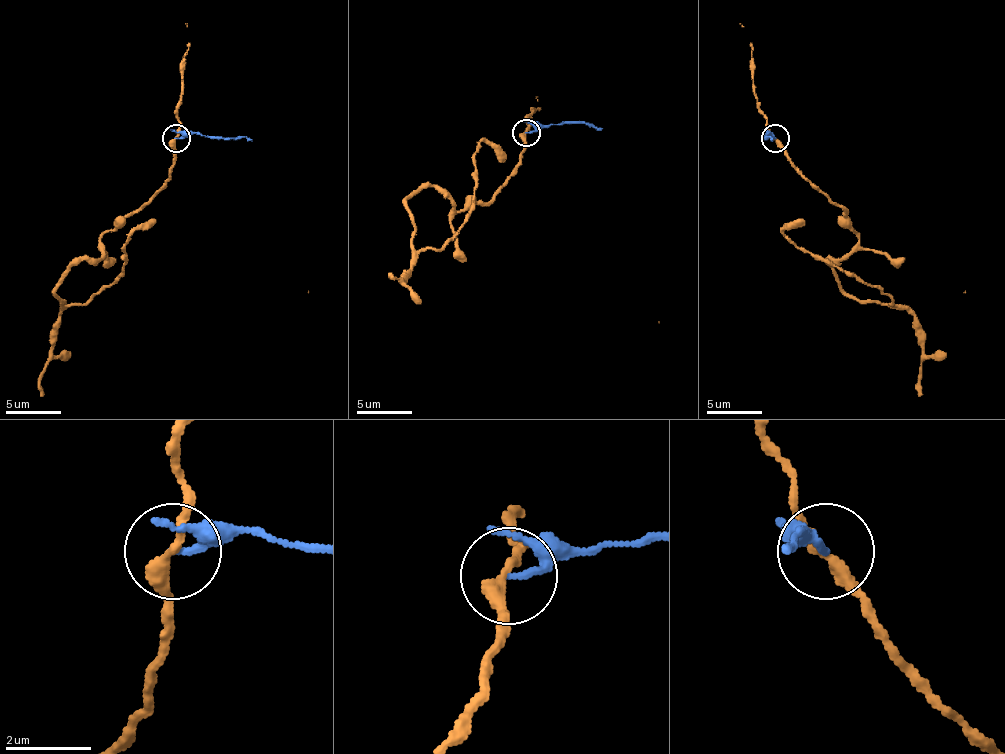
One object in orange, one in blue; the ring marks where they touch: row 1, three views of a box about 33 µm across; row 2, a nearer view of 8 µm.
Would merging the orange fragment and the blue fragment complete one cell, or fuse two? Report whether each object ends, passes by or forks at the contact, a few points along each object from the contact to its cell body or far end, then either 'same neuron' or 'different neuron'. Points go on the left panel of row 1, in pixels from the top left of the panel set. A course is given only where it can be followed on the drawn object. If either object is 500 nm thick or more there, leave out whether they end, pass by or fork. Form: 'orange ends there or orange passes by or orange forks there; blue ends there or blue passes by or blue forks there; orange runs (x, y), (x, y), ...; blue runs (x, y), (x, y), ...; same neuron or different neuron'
orange passes by; blue ends there; orange runs (174, 137), (171, 176), (99, 239), (102, 256), (74, 264), (63, 305), (113, 280), (154, 220); blue runs (176, 137), (251, 140); different neuron

